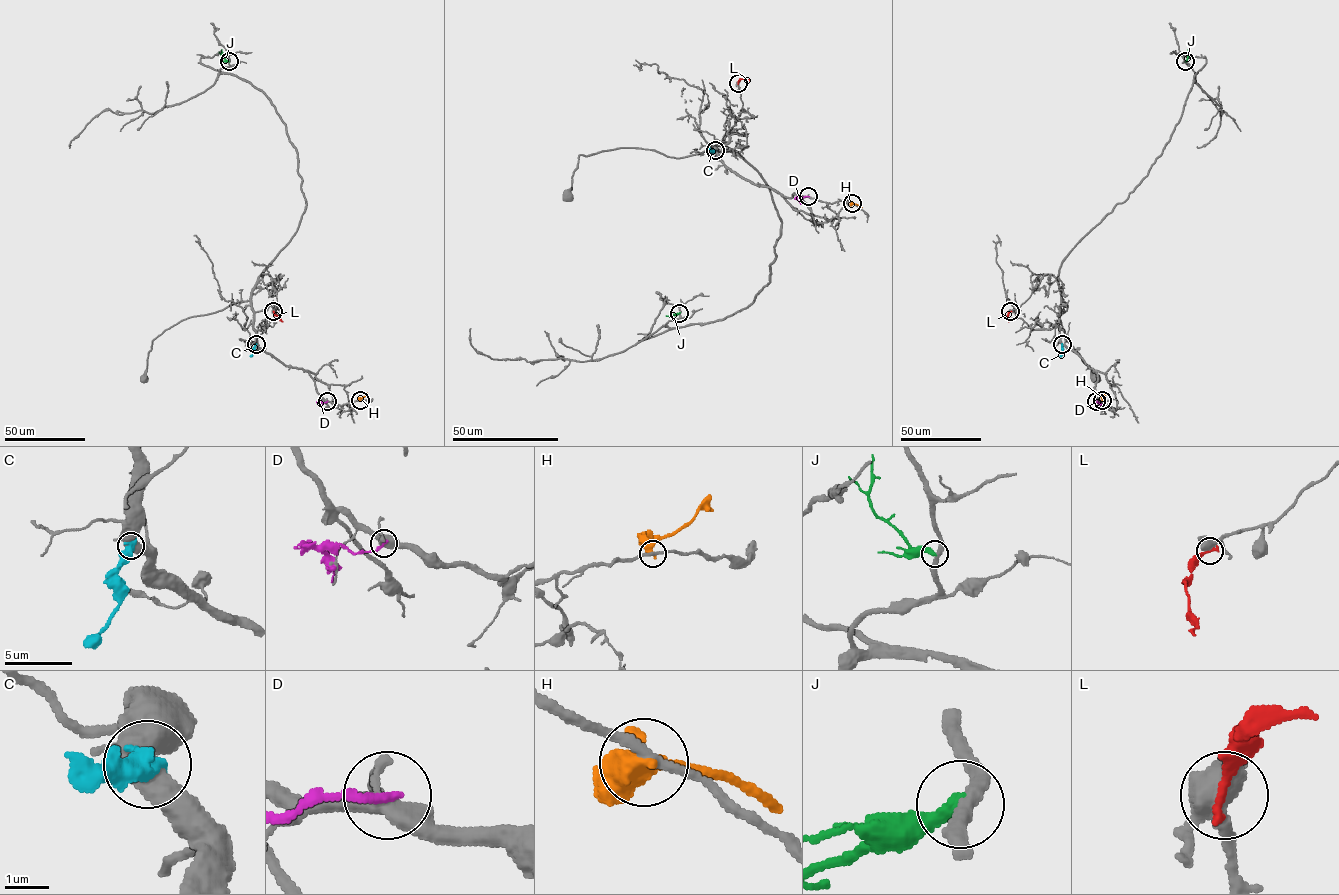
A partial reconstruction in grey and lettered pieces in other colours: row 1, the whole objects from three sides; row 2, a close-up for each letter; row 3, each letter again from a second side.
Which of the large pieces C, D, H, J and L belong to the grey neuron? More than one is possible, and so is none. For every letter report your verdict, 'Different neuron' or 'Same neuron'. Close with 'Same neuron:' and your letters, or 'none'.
C: Different neuron
D: Different neuron
H: Different neuron
J: Different neuron
L: Different neuron
Same neuron: none

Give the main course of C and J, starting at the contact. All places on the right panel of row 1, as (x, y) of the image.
C: (1062, 344), (1060, 356)
J: (1185, 61), (1188, 49)

